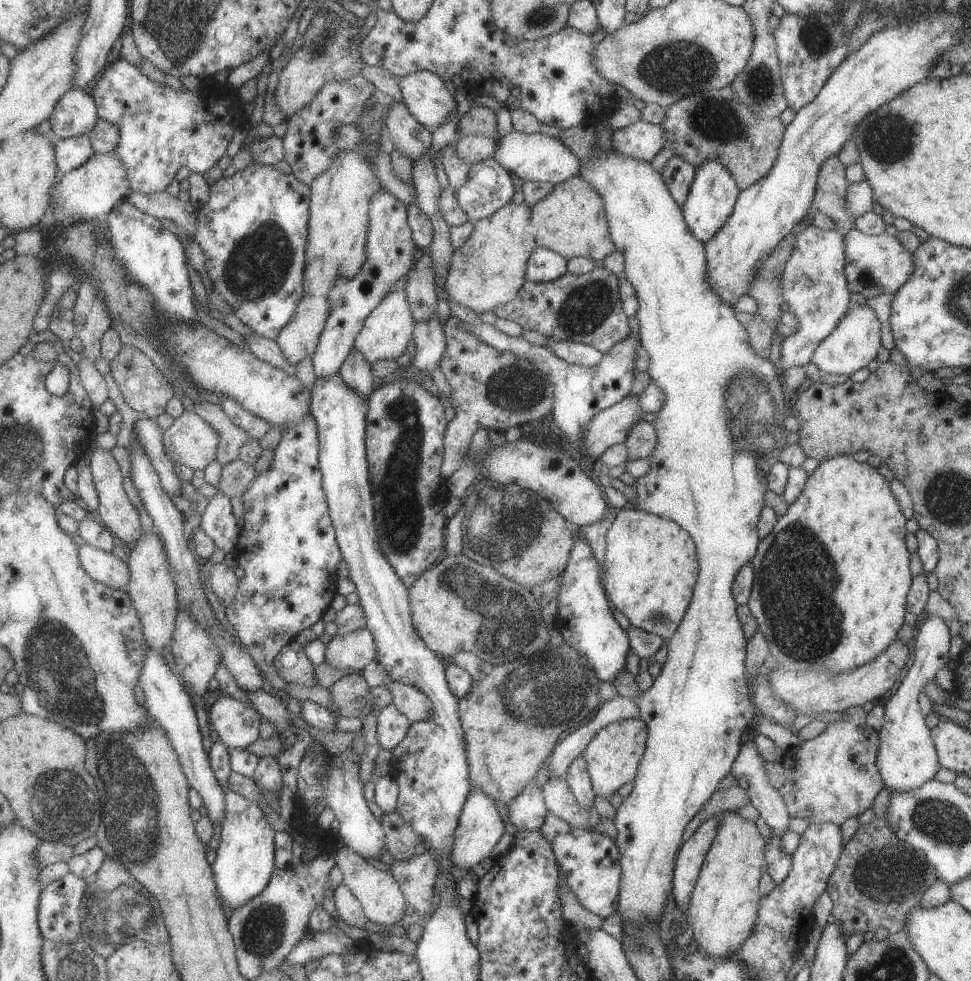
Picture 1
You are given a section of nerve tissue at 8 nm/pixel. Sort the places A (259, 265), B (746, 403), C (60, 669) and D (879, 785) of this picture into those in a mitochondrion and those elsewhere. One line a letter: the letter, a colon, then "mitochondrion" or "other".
A: mitochondrion
B: mitochondrion
C: mitochondrion
D: other

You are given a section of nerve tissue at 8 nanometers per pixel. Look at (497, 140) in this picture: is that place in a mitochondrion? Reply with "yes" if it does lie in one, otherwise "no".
no

